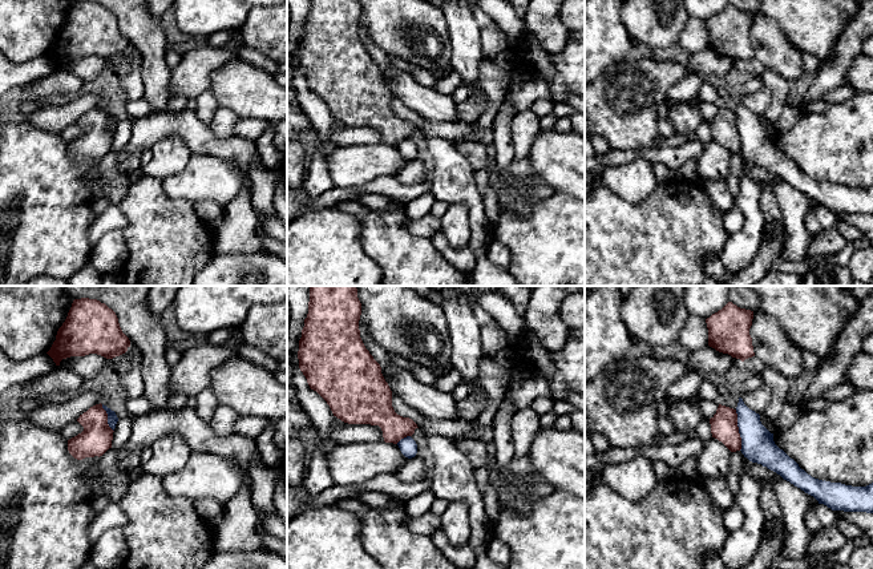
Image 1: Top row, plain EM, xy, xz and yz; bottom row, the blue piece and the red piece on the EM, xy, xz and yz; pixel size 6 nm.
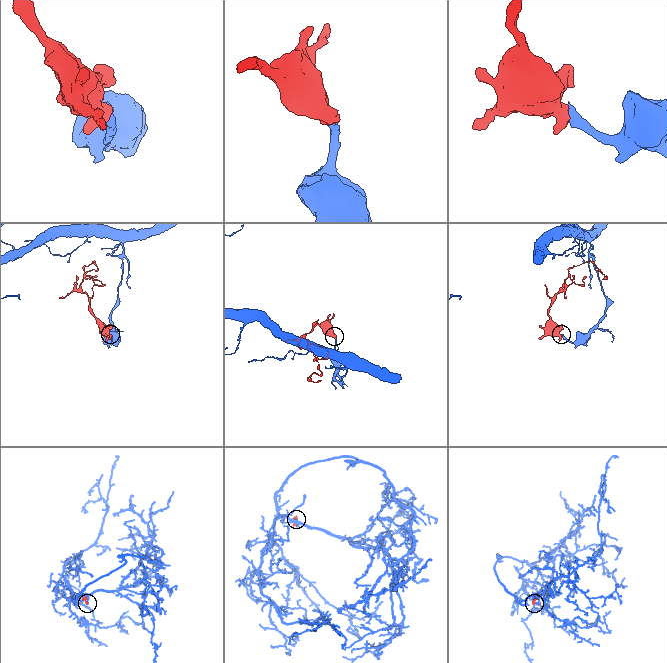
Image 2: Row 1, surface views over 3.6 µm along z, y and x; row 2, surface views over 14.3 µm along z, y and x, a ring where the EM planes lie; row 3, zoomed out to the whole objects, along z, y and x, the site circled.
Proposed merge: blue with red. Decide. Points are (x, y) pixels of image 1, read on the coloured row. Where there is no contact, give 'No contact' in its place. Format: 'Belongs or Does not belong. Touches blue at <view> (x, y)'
Does not belong. Touches blue at yz (739, 430)

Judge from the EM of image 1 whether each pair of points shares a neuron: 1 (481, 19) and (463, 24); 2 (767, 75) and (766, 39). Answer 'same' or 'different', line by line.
1: different
2: different

